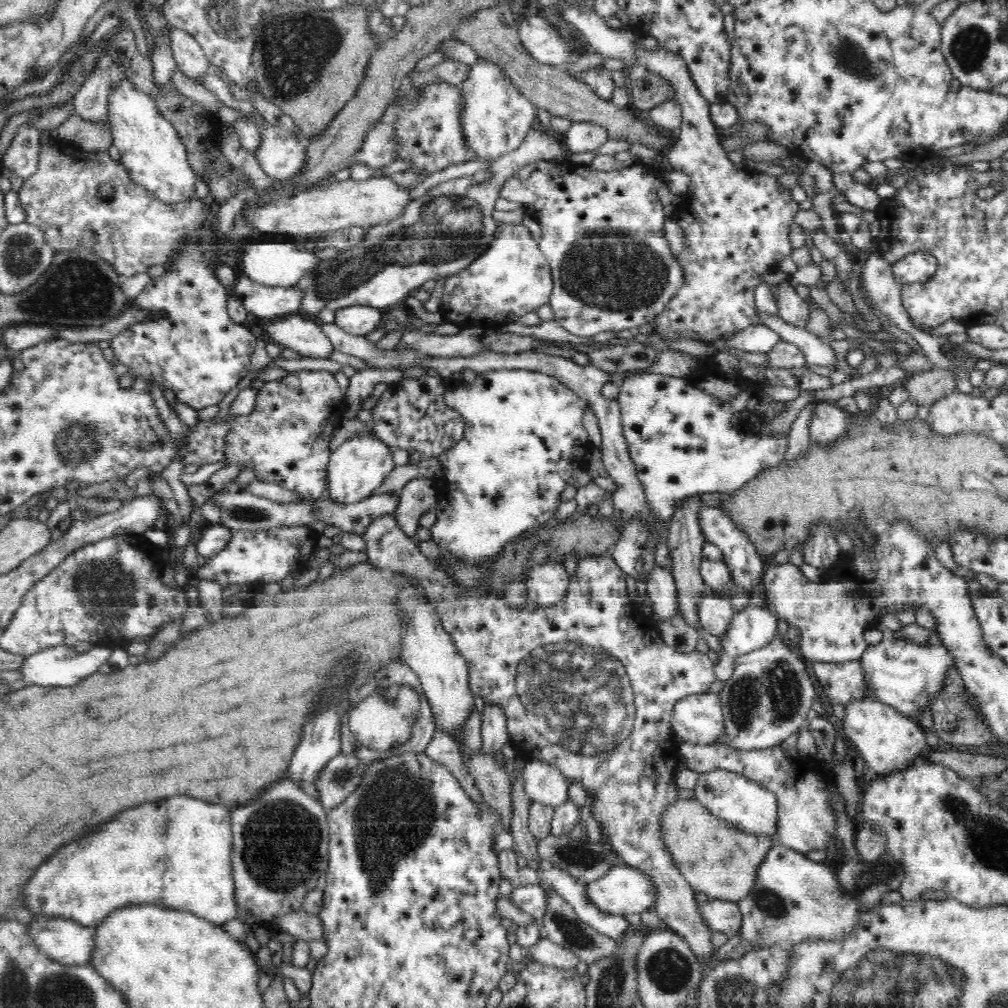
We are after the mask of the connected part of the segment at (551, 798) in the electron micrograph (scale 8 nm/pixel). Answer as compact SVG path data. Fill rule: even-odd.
M526 759L521 775L523 789L532 801L555 807L569 800L570 780L559 768L543 760Z

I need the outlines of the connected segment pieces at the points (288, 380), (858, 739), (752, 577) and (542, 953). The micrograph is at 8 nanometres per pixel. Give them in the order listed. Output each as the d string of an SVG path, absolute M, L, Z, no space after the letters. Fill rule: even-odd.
M301 370L294 373L288 373L282 379L269 381L258 389L258 396L256 396L255 407L250 414L237 416L236 422L231 423L230 430L227 431L226 438L223 442L223 456L225 466L243 466L243 470L250 468L256 472L257 480L266 482L277 482L283 488L296 492L300 498L304 498L305 501L314 502L320 500L322 493L327 488L327 467L329 463L330 453L332 451L330 442L333 440L334 430L340 428L340 422L342 422L342 416L344 416L344 410L342 410L342 404L338 404L342 400L342 392L338 388L338 383L334 379L334 373L325 370L313 371L313 370Z
M860 698L847 703L842 725L845 738L852 741L865 766L878 775L902 771L928 748L925 732L918 723L877 699Z
M718 508L700 510L700 526L702 526L702 532L710 540L710 543L714 542L722 550L725 565L730 571L731 580L734 581L735 586L746 593L752 593L754 588L763 582L766 568L764 568L764 562L760 560L760 556L756 554L756 548L748 542L746 534L742 530L738 530L736 524Z
M543 937L538 943L530 947L522 947L518 942L510 945L509 962L520 962L524 958L540 962L542 965L551 965L565 970L574 969L580 960L573 953L567 952L562 946Z

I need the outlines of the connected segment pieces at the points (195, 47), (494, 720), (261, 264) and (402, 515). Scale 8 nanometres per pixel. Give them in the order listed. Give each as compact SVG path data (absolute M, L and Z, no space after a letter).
M172 28L170 36L173 58L182 74L199 82L202 76L212 72L212 65L204 50L192 35L184 30Z
M488 703L481 716L481 747L483 754L493 756L508 743L507 720L504 707L500 703Z
M260 241L244 246L242 265L244 273L250 280L264 286L296 286L306 274L312 273L321 264L320 258L301 246L288 242Z
M428 478L410 480L402 488L402 500L396 510L396 522L402 528L402 533L408 536L417 534L419 519L428 510L435 512L435 506L439 504L437 483Z

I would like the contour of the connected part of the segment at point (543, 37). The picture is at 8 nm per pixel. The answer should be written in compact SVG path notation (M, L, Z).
M536 14L528 16L518 23L518 36L523 49L543 65L561 66L568 60L564 49L563 38L558 36L557 29Z

